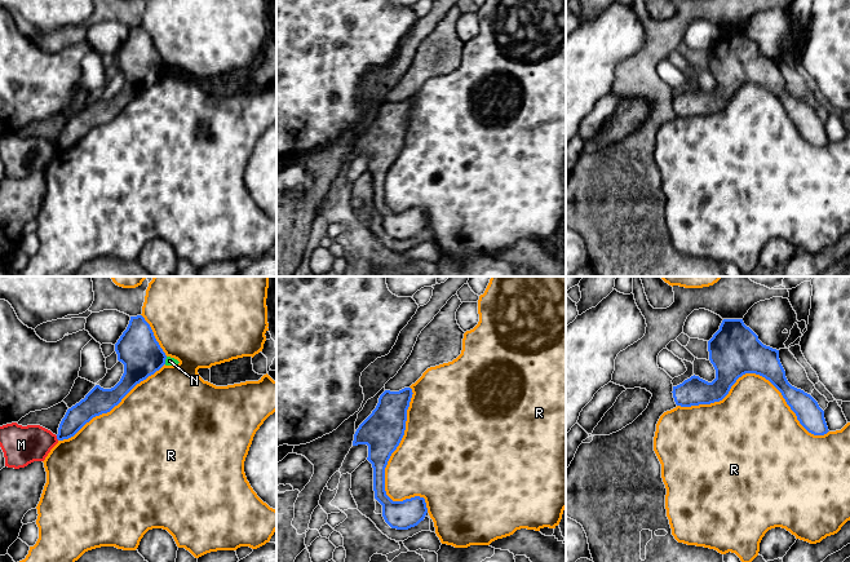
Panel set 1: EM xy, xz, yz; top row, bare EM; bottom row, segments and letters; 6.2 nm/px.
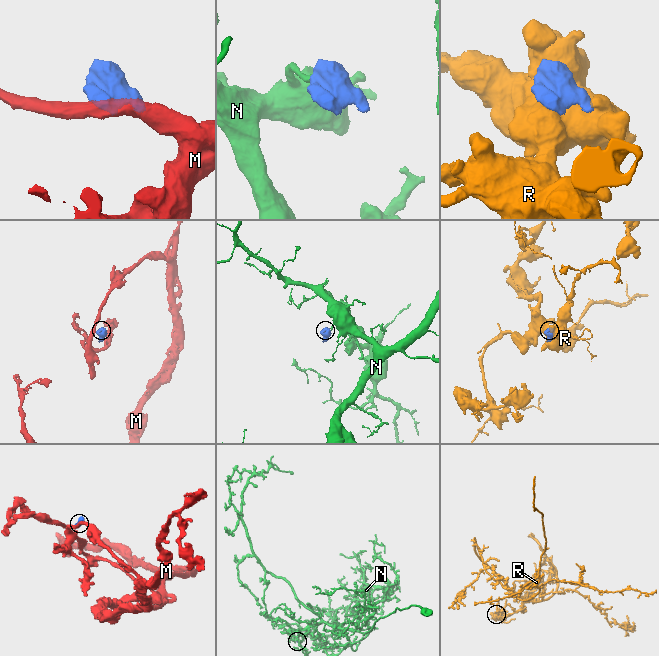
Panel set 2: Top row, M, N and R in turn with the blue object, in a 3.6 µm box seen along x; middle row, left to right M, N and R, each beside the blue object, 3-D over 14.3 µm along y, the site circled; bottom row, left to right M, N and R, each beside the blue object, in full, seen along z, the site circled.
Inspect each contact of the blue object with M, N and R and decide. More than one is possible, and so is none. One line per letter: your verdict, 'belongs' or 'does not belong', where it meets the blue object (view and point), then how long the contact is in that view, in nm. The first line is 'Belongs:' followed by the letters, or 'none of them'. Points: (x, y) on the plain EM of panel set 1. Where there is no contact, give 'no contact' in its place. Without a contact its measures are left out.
Belongs: none of them
M: does not belong | xy (57, 149) | 40 nm
N: does not belong | xy (164, 71) | 50 nm
R: does not belong | yz (756, 84) | 950 nm

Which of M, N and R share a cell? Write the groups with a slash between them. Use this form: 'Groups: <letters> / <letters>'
Groups: M / N / R

